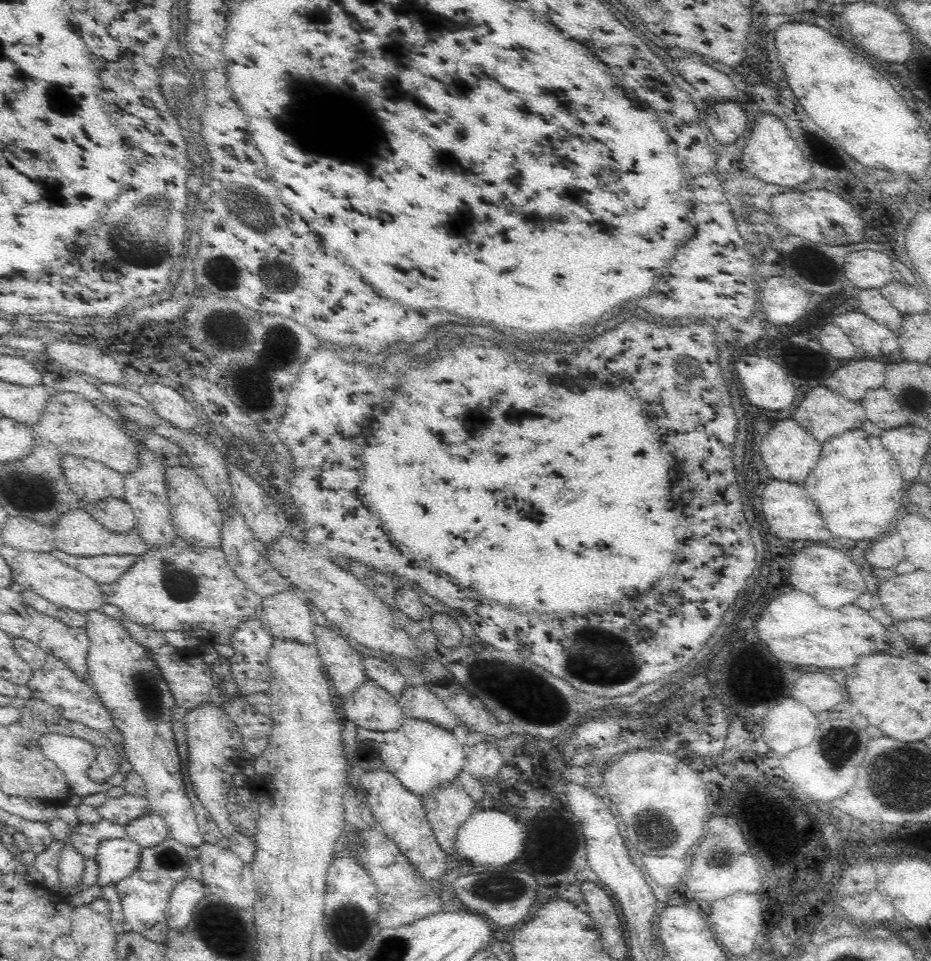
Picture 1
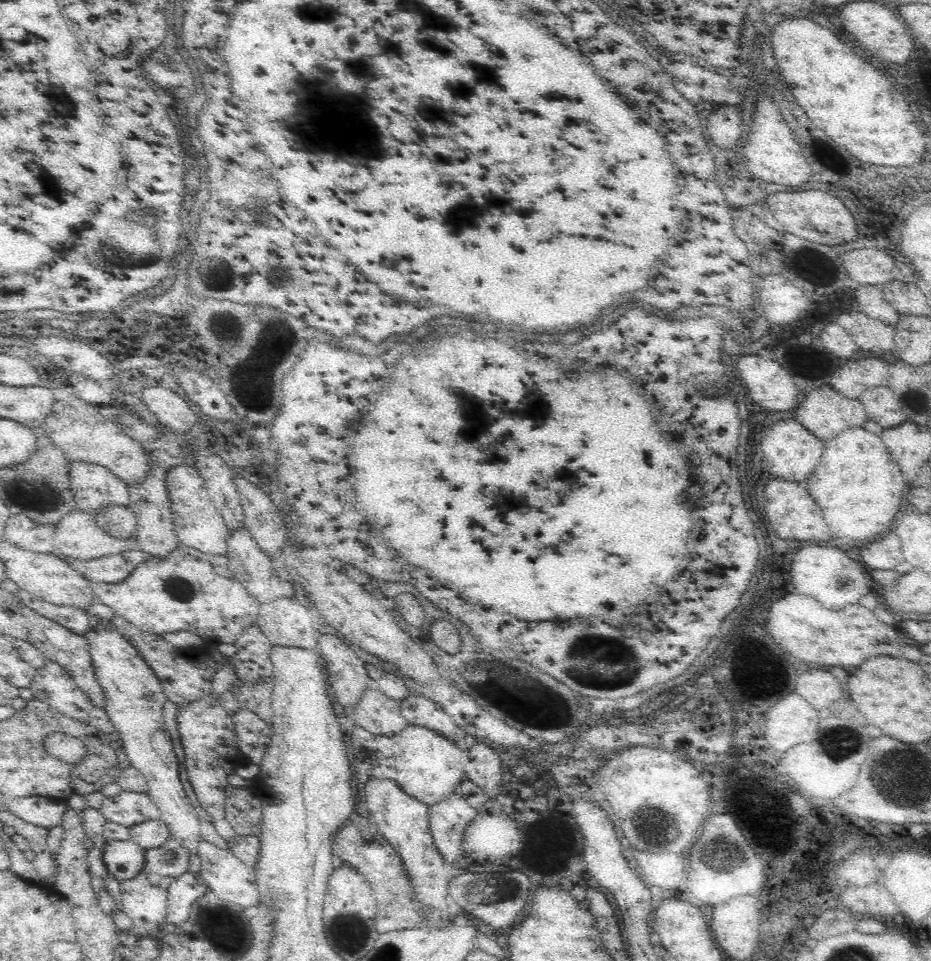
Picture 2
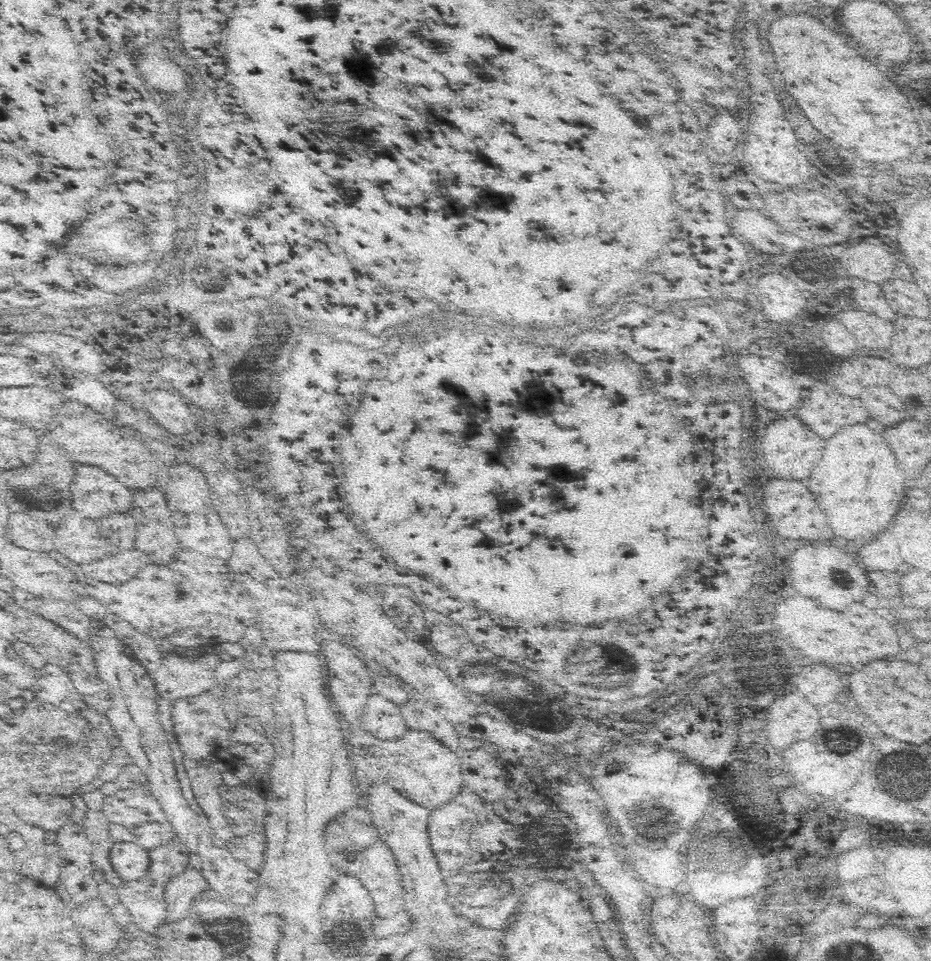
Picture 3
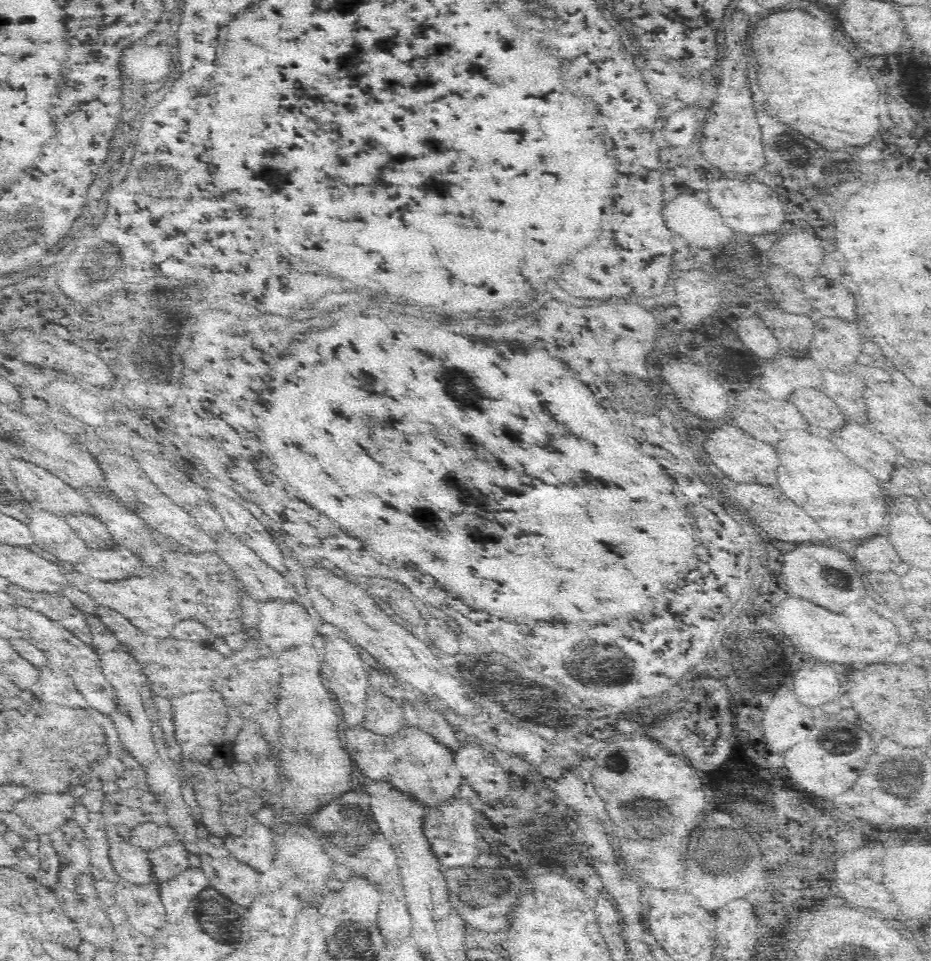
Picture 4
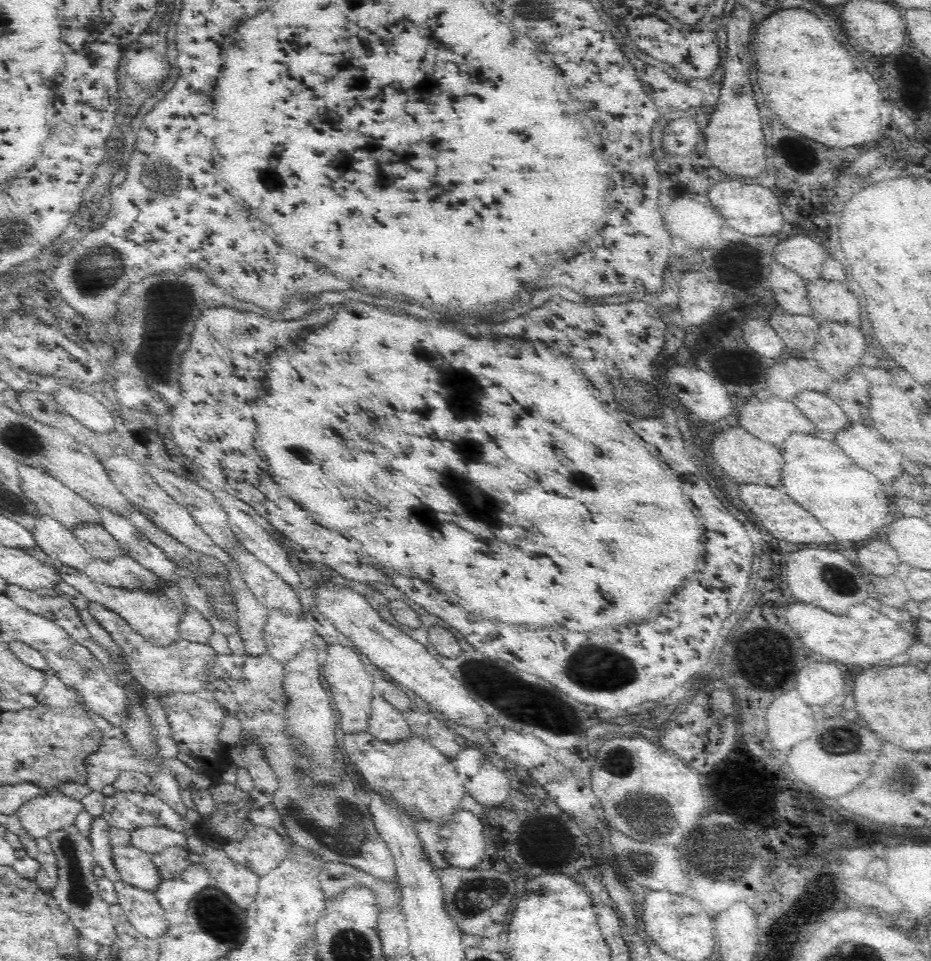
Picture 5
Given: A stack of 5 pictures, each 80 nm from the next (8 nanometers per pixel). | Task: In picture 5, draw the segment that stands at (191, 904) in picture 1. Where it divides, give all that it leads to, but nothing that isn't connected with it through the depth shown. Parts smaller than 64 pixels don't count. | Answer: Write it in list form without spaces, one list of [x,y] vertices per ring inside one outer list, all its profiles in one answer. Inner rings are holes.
[[[193,859],[186,872],[170,880],[161,880],[155,894],[164,908],[166,920],[173,927],[182,924],[186,918],[190,901],[206,887],[212,885],[212,878],[199,859]]]

